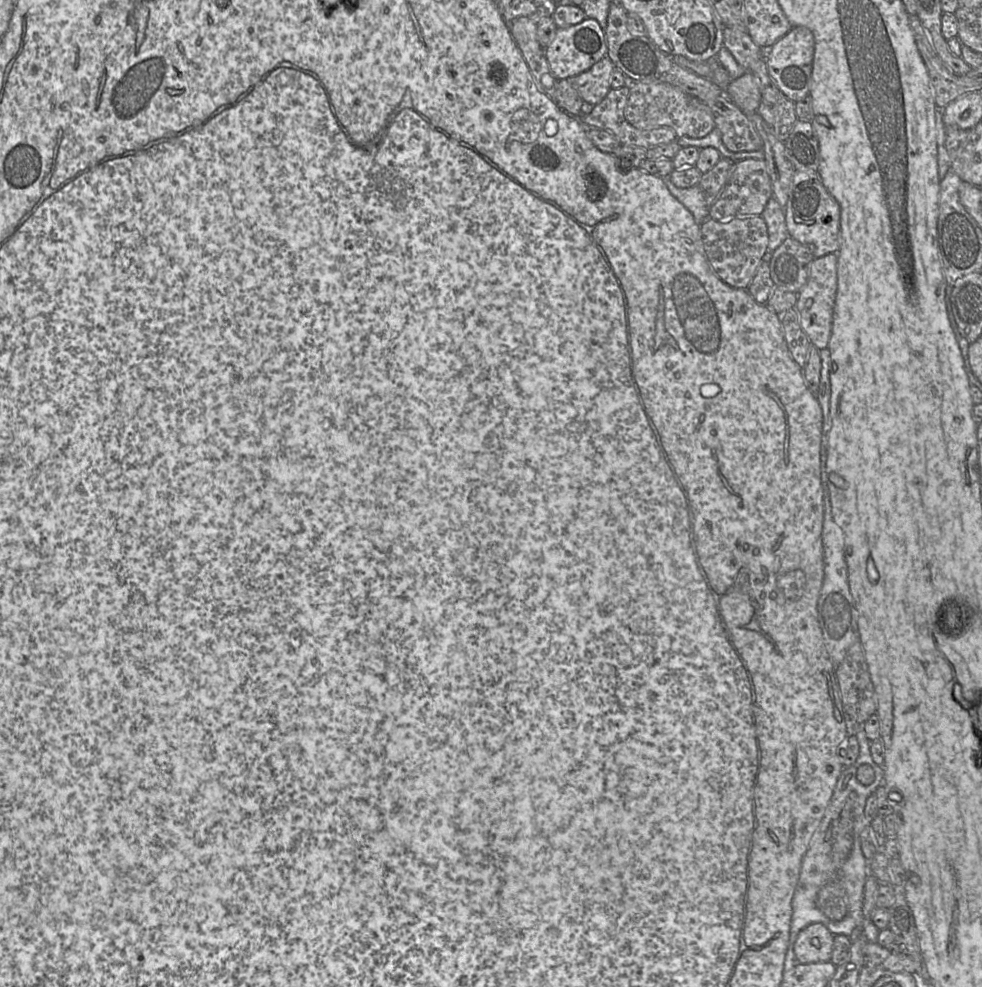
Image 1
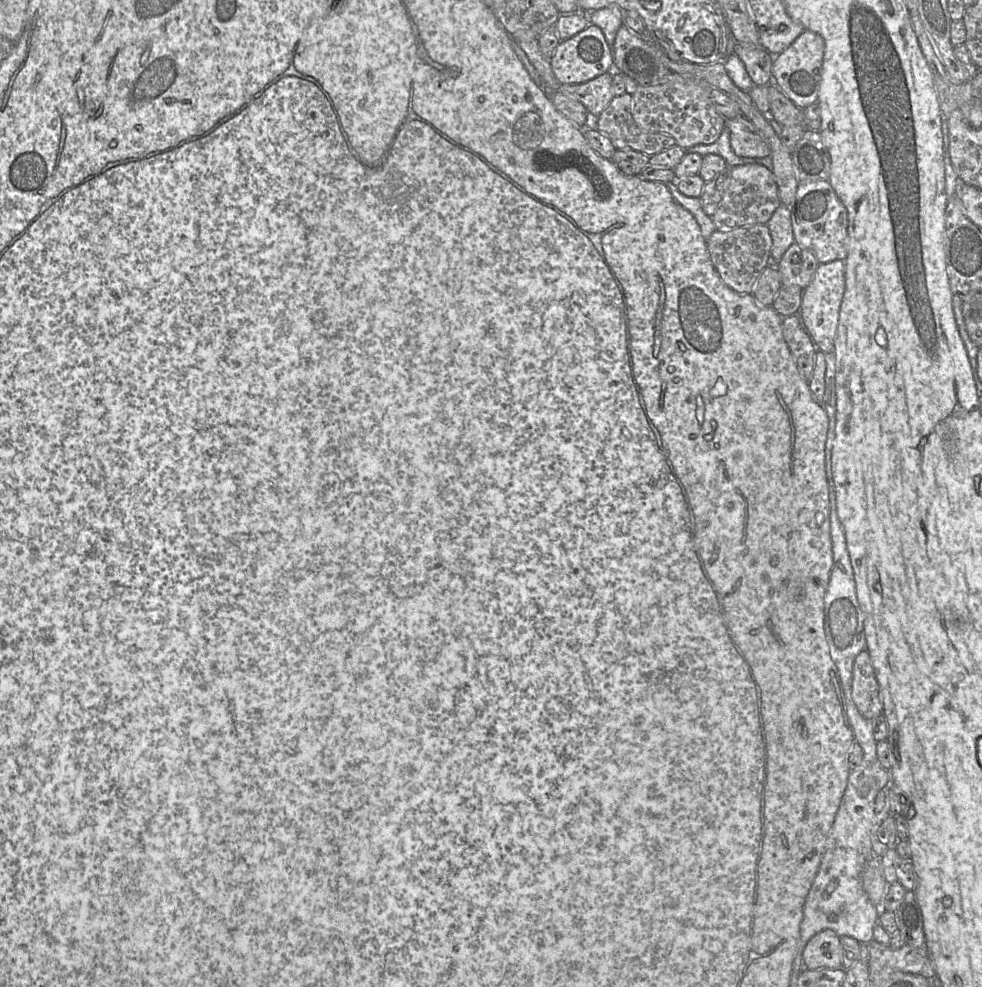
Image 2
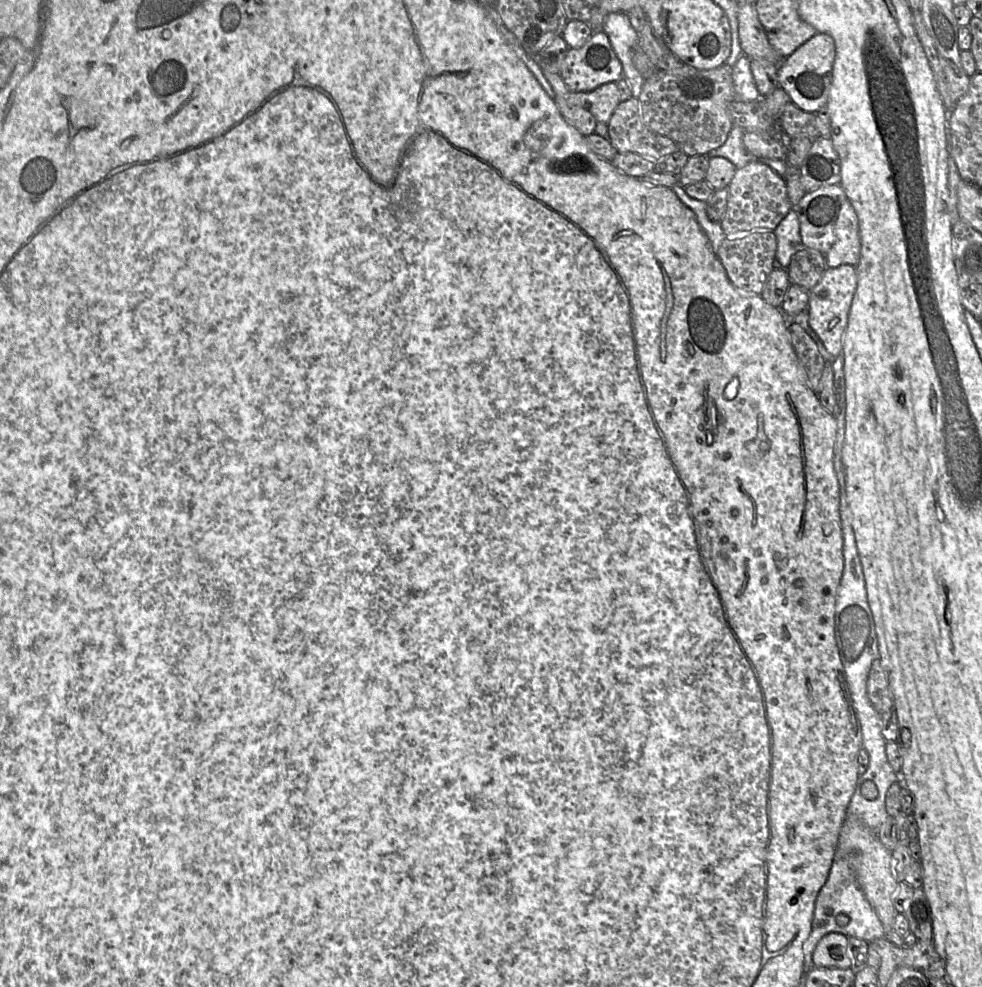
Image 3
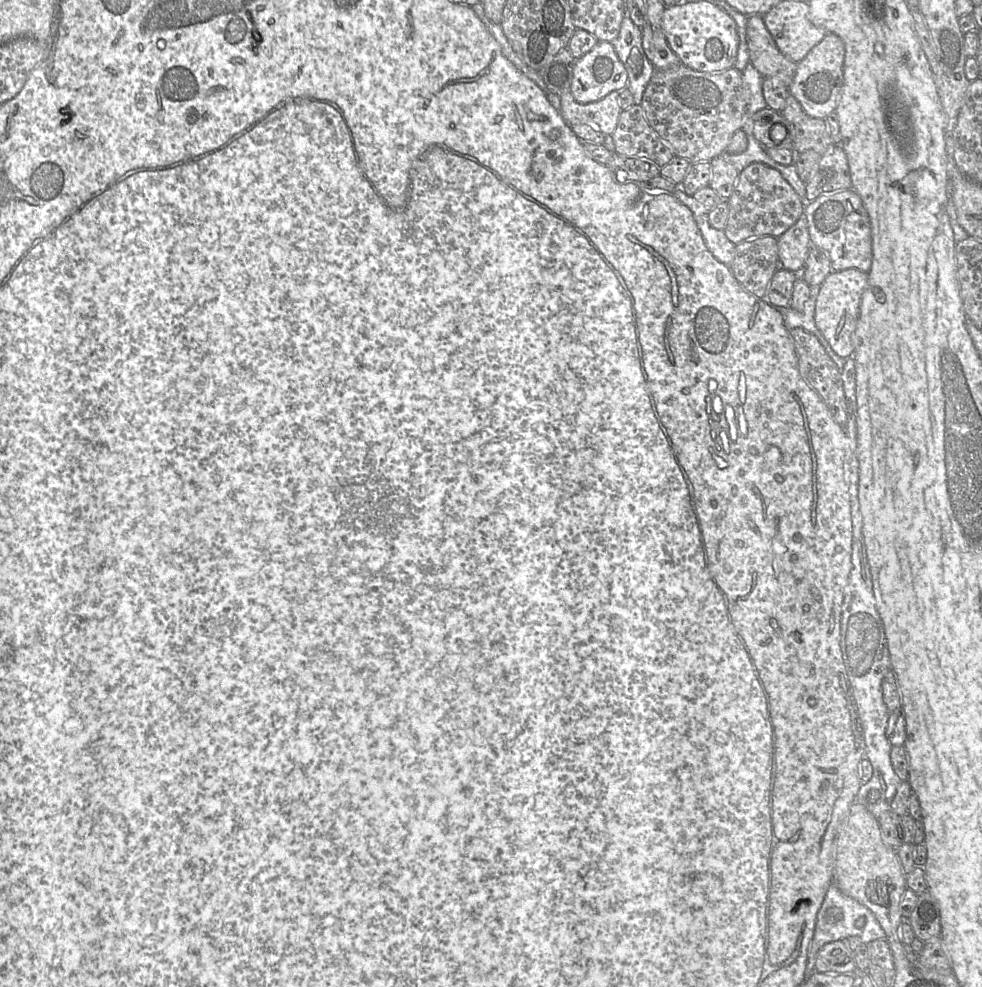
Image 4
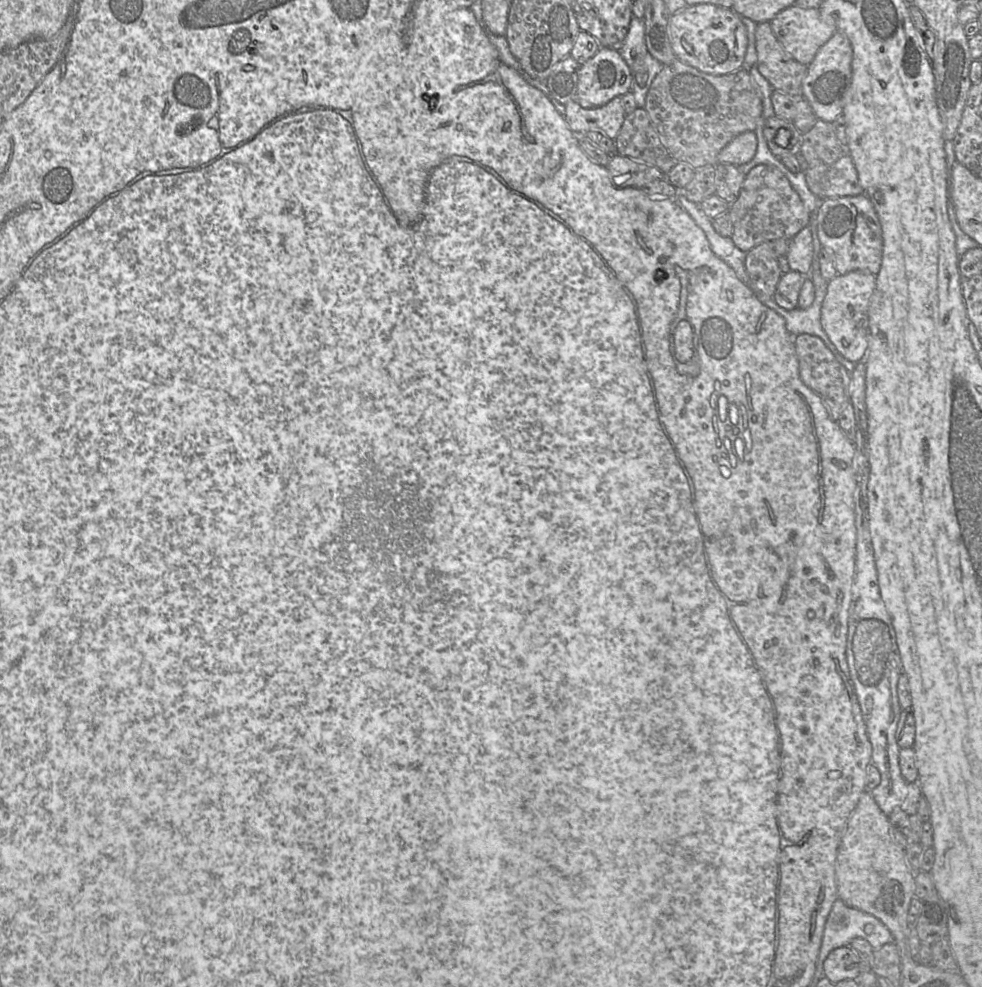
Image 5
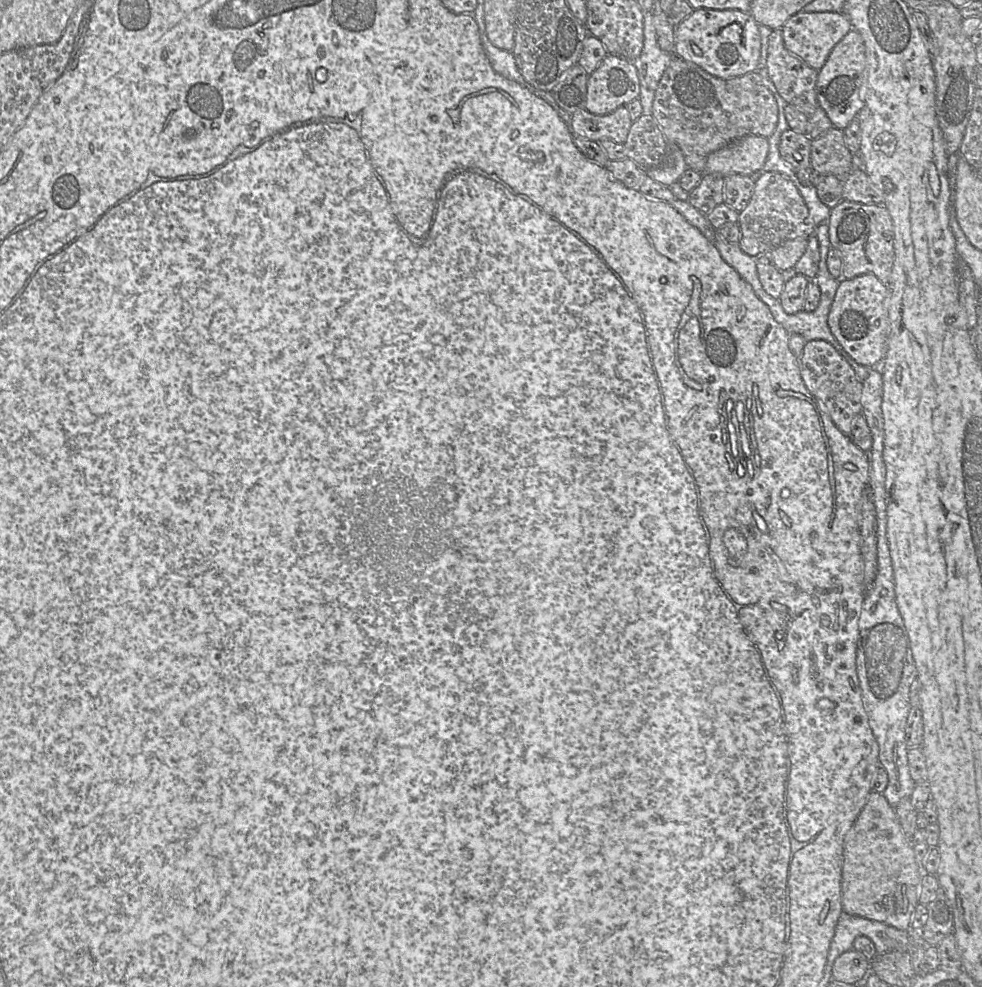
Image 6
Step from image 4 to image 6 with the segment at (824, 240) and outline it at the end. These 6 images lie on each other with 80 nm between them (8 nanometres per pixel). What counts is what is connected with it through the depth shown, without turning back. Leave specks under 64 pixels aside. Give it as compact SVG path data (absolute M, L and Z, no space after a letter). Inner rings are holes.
M843 200L831 209L828 219L829 240L842 258L842 278L872 273L888 284L892 273L895 252L891 216L882 205L864 204Z

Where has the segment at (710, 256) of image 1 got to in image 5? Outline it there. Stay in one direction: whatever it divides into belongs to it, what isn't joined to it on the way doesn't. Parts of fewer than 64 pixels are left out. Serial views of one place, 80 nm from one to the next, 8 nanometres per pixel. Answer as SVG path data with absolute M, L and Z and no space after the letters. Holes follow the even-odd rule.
M772 241L763 242L746 252L745 268L751 289L756 294L773 298L782 270L781 258L775 253Z

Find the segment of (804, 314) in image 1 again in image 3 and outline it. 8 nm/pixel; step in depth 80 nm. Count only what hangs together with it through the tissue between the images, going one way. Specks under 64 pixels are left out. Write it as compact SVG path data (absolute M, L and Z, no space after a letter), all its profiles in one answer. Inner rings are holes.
M843 264L826 268L819 282L809 291L809 326L813 329L827 351L834 357L843 351L843 338L847 328L852 301L857 289L856 267Z

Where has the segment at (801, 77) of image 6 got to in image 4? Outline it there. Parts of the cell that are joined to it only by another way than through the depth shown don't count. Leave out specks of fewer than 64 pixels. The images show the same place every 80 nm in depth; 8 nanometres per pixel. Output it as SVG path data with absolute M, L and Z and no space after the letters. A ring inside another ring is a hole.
M747 16L746 26L750 62L763 77L788 86L795 75L797 63L779 50L762 16Z

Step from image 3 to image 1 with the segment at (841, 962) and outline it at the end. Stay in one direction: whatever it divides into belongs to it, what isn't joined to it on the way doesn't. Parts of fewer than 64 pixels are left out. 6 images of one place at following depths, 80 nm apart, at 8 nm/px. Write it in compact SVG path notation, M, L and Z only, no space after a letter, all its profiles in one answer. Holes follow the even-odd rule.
M813 923L803 928L795 941L794 953L801 964L829 962L834 935L822 924Z

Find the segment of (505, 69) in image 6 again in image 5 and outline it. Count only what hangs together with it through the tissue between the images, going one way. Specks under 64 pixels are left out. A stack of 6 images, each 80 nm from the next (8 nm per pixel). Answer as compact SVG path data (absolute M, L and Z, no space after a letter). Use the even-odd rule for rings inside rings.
M486 33L486 36L488 37L490 44L495 49L500 61L510 69L516 71L528 84L540 90L555 107L557 112L564 117L566 112L565 106L551 95L544 81L533 78L522 68L511 52L507 38L505 36L495 35L492 33Z

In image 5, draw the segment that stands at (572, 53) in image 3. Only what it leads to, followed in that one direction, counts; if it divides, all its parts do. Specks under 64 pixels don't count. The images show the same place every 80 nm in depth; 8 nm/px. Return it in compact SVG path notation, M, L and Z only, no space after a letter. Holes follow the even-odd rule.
M601 47L598 52L580 65L577 87L577 102L586 109L605 105L616 96L631 91L632 75L629 66L617 50Z

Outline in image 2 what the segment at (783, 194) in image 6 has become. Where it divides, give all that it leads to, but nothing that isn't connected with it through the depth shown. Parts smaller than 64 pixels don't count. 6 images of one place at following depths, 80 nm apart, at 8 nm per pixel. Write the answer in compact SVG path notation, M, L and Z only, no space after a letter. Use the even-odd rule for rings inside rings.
M758 163L739 165L730 169L728 186L711 218L716 228L723 231L756 224L767 225L781 204L777 182L772 171Z

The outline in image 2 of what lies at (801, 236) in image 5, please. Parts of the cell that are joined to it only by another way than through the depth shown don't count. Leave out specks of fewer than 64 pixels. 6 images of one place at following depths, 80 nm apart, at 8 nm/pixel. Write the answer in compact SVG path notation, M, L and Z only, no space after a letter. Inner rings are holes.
M781 204L767 226L772 237L771 261L779 262L788 248L795 243L790 207Z

